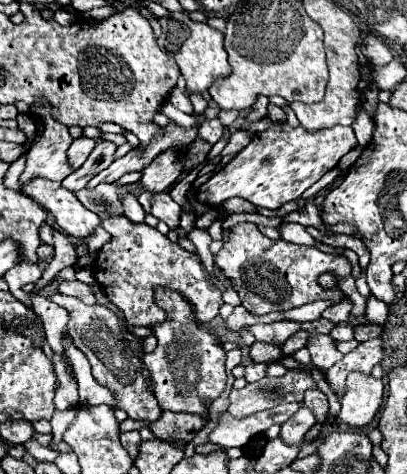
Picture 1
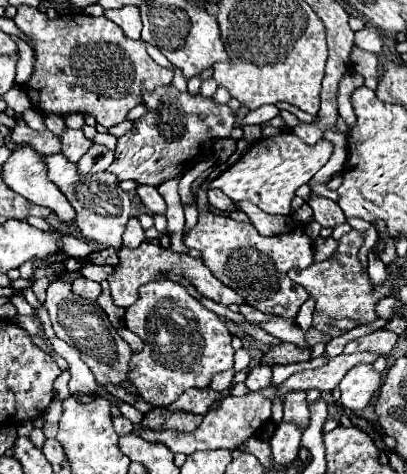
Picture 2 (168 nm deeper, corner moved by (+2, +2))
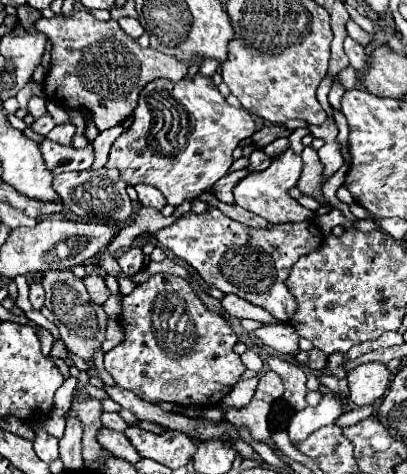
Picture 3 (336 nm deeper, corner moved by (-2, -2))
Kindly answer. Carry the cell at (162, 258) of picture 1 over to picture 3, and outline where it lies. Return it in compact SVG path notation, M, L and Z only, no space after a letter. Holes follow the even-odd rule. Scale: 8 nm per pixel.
M226 294L226 296L222 298L222 308L224 308L230 316L240 318L240 320L250 318L250 320L258 320L258 322L262 322L262 324L278 324L278 320L272 318L272 314L268 314L268 312L262 310L260 306L254 306L254 304L246 302L246 300L238 298L238 296L232 296L232 294Z

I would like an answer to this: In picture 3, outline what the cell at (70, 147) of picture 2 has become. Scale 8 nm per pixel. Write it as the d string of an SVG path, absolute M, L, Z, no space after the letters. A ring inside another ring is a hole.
M68 122L68 124L54 126L54 128L48 132L48 136L46 136L46 138L50 138L50 140L52 140L52 142L56 142L56 144L66 144L66 146L70 146L74 132L76 132L76 126Z

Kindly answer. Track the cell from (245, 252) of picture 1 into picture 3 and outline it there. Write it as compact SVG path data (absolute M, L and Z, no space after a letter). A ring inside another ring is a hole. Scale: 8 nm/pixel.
M212 204L204 214L182 214L172 226L158 230L154 238L174 256L190 264L208 286L218 288L224 294L236 294L238 298L268 310L280 322L288 322L296 312L296 300L284 284L290 268L302 254L318 248L324 240L320 228L314 222L248 228L224 216Z

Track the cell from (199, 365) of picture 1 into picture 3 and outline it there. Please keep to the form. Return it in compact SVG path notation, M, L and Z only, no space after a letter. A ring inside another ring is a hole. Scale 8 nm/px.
M154 274L144 284L138 284L130 296L122 298L120 326L124 328L124 340L104 354L106 372L118 386L134 392L138 398L150 404L172 402L200 408L218 406L216 396L230 392L246 370L246 366L240 362L240 356L232 350L238 342L232 326L218 312L208 310L188 280L180 276Z

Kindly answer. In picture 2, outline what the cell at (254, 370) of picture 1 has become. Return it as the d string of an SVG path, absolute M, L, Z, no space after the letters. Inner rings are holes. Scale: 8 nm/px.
M254 366L248 372L248 378L244 380L244 384L248 386L248 390L262 390L270 384L272 378L272 368L270 366Z

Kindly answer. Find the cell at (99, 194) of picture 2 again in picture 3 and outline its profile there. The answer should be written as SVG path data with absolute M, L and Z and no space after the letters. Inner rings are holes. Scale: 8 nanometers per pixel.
M84 170L84 172L64 172L54 178L54 190L62 198L62 202L80 218L102 218L126 222L132 214L132 202L126 194L126 182L120 178L118 170Z

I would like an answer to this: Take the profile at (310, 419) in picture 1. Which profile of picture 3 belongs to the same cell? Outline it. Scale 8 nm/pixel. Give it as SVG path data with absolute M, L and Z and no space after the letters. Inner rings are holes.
M270 356L268 358L268 366L270 366L270 370L272 372L276 372L280 378L282 378L282 382L284 382L284 400L288 402L288 404L292 404L296 410L302 410L304 406L308 406L306 404L306 392L308 392L308 388L306 388L306 374L304 374L304 370L300 368L300 366L296 366L296 364L290 364L290 362L286 362L286 360L280 360L280 358L276 358L276 356Z

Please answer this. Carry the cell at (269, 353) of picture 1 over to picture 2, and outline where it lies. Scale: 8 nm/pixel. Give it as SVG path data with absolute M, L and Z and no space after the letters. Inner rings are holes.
M280 344L272 346L264 356L262 364L264 366L274 366L274 364L292 364L292 362L304 362L310 360L310 350L302 350L294 344Z

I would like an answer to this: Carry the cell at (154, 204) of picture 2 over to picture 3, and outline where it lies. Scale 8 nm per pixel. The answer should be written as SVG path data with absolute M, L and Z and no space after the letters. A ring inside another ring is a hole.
M138 184L134 186L136 192L138 192L138 198L142 202L142 206L152 206L152 208L158 208L162 210L166 206L166 198L154 188L154 186L148 186L148 184Z

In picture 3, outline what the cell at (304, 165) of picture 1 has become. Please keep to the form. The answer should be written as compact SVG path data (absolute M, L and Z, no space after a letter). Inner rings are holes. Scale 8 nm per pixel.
M286 150L282 156L274 158L272 164L264 172L252 172L244 180L238 182L234 188L234 200L244 210L264 218L268 224L282 224L282 222L304 222L312 220L316 214L312 210L306 210L300 206L294 198L288 196L288 190L296 186L302 172L302 158L294 154L292 150Z

